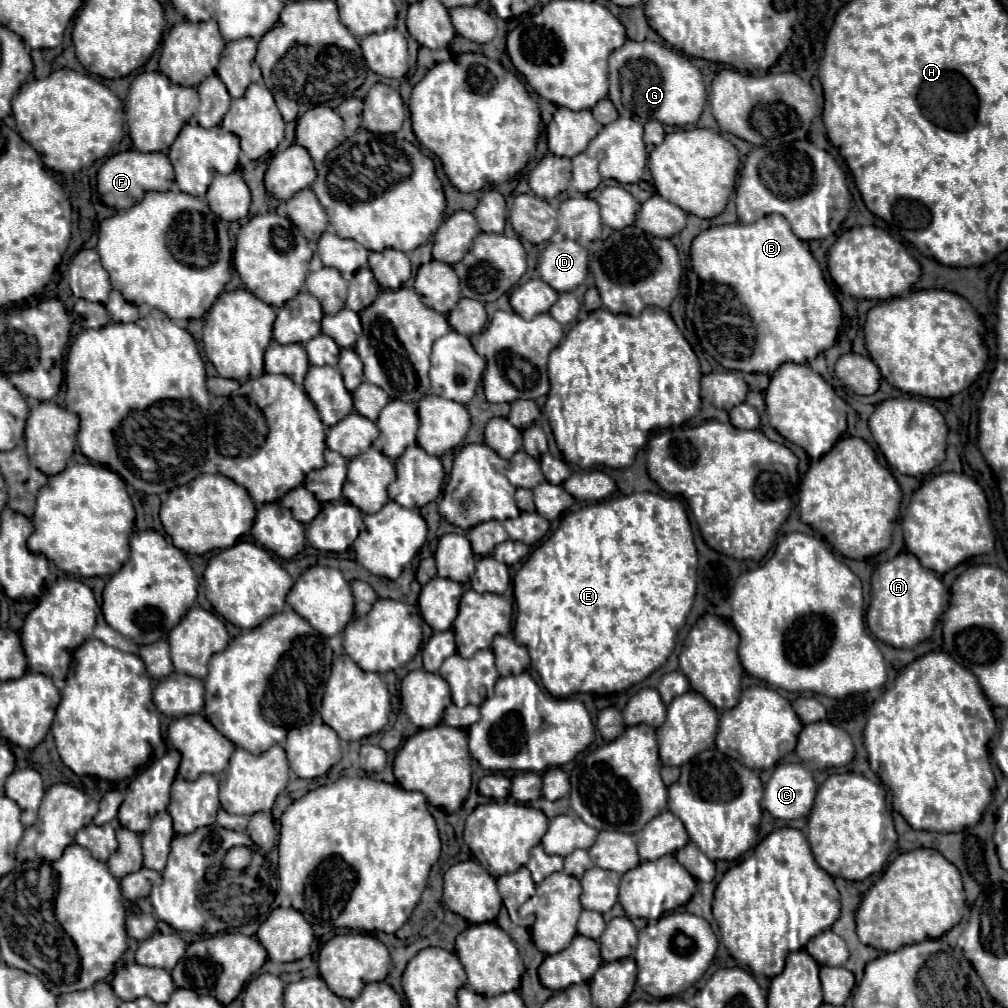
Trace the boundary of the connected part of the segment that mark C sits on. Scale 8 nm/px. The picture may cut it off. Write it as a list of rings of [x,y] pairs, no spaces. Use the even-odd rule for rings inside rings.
[[[780,764],[764,786],[762,806],[780,820],[808,816],[816,796],[812,774],[802,764]]]

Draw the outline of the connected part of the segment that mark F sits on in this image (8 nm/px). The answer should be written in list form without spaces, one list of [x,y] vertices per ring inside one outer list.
[[[136,150],[120,152],[120,154],[108,158],[96,174],[96,190],[102,198],[102,202],[116,210],[132,208],[132,204],[136,204],[144,198],[144,192],[150,192],[150,190],[166,192],[166,190],[170,190],[172,182],[174,182],[174,170],[172,170],[172,164],[168,162],[166,154],[162,154],[162,152],[156,152],[156,154],[142,154]]]

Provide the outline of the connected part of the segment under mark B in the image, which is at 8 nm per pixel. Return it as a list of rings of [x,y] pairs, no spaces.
[[[768,214],[754,224],[724,224],[700,232],[690,248],[692,268],[700,280],[696,298],[686,308],[702,348],[726,370],[772,374],[784,362],[808,364],[834,346],[842,324],[842,310],[824,282],[808,242],[800,240],[780,214]]]

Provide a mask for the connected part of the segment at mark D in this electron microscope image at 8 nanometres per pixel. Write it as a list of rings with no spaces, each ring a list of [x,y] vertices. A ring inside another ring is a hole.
[[[574,240],[550,242],[540,256],[538,272],[556,292],[572,292],[588,274],[588,254]]]

